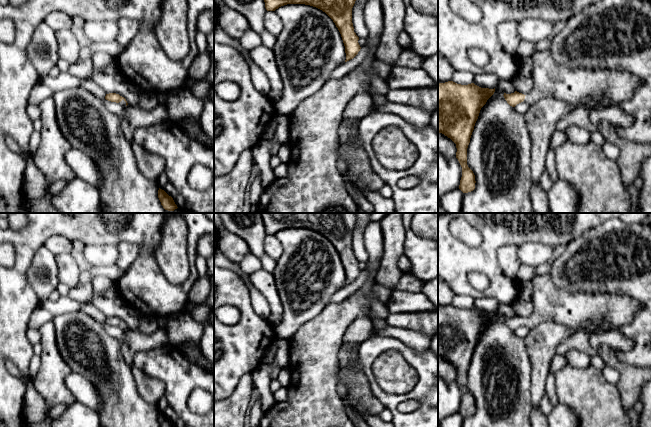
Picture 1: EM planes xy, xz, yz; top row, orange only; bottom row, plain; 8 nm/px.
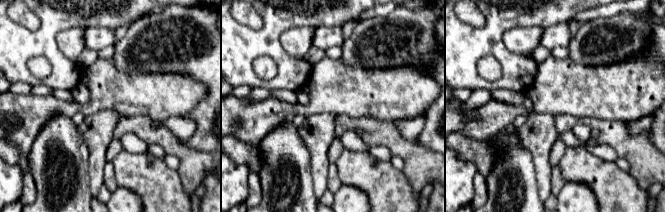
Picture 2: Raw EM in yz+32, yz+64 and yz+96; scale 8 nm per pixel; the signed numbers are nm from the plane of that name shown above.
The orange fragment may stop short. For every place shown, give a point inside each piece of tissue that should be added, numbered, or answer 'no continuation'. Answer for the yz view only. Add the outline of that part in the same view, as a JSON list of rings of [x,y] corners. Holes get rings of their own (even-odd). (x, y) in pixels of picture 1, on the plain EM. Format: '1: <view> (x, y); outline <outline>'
1: yz (573, 310); outline [[[550,274],[536,275],[531,282],[533,285],[531,302],[534,310],[524,323],[528,329],[533,329],[546,321],[553,321],[571,329],[578,329],[592,322],[593,333],[600,334],[606,332],[599,326],[601,320],[608,320],[611,323],[611,329],[615,331],[630,323],[642,307],[638,301],[626,295],[568,292],[556,287]]]

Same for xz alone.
no continuation

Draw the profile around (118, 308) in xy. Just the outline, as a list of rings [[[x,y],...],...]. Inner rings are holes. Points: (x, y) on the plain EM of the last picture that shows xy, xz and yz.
[[[93,298],[92,304],[100,310],[106,318],[116,317],[124,321],[130,330],[138,330],[139,320],[137,314],[131,314],[129,305],[122,299]]]

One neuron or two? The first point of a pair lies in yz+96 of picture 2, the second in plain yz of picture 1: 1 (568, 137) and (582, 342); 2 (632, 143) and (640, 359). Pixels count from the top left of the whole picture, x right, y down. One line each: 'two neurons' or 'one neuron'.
1: two neurons
2: two neurons

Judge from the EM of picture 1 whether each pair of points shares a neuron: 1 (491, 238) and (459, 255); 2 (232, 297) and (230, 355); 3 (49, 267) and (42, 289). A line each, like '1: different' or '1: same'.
1: same
2: same
3: same

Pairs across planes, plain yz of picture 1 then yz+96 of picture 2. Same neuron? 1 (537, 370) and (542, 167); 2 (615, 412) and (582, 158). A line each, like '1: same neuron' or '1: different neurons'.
1: same neuron
2: same neuron

